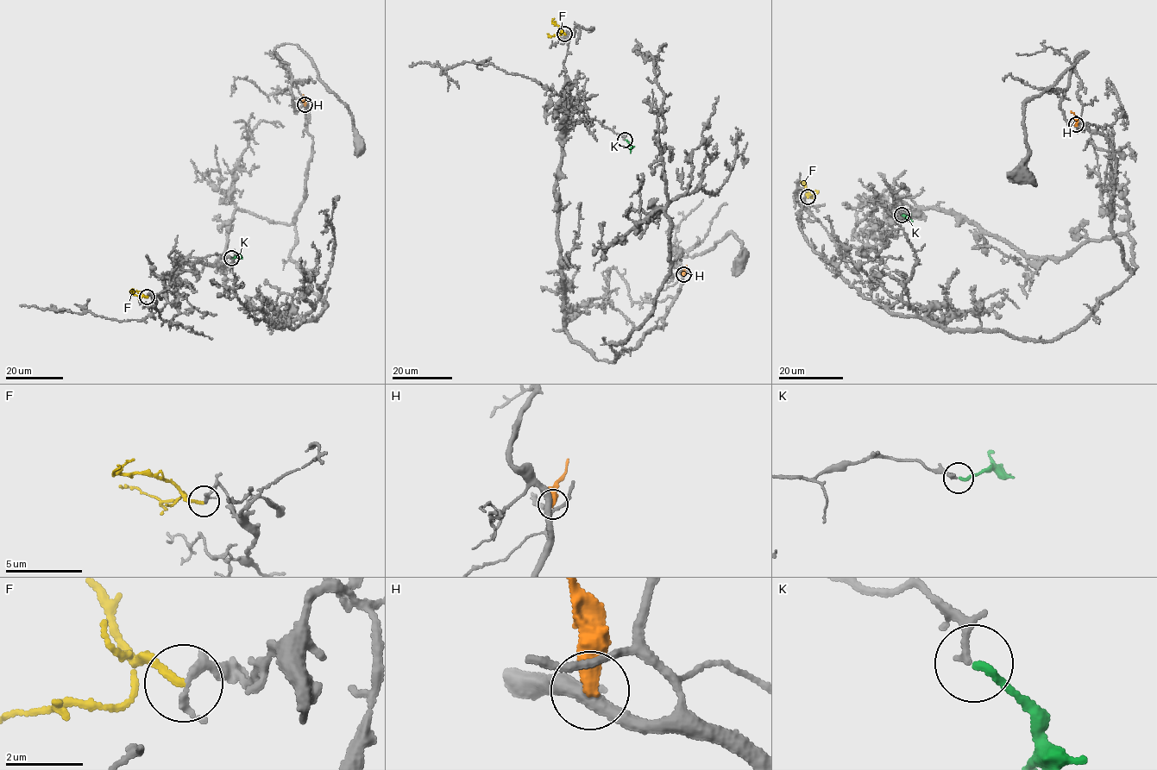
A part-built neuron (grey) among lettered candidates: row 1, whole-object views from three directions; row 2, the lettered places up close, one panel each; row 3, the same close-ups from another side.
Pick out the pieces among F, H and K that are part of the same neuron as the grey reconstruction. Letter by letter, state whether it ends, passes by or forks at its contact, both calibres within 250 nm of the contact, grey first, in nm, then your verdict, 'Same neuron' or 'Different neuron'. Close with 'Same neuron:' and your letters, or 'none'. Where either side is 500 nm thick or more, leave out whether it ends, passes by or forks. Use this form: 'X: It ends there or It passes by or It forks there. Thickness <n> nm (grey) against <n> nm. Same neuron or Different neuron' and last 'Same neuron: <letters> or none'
F: It ends there. Thickness 240 nm (grey) against 200 nm. Different neuron
H: It ends there. Thickness 380 nm (grey) against 360 nm. Different neuron
K: It ends there. Thickness 130 nm (grey) against 190 nm. Same neuron
Same neuron: K

